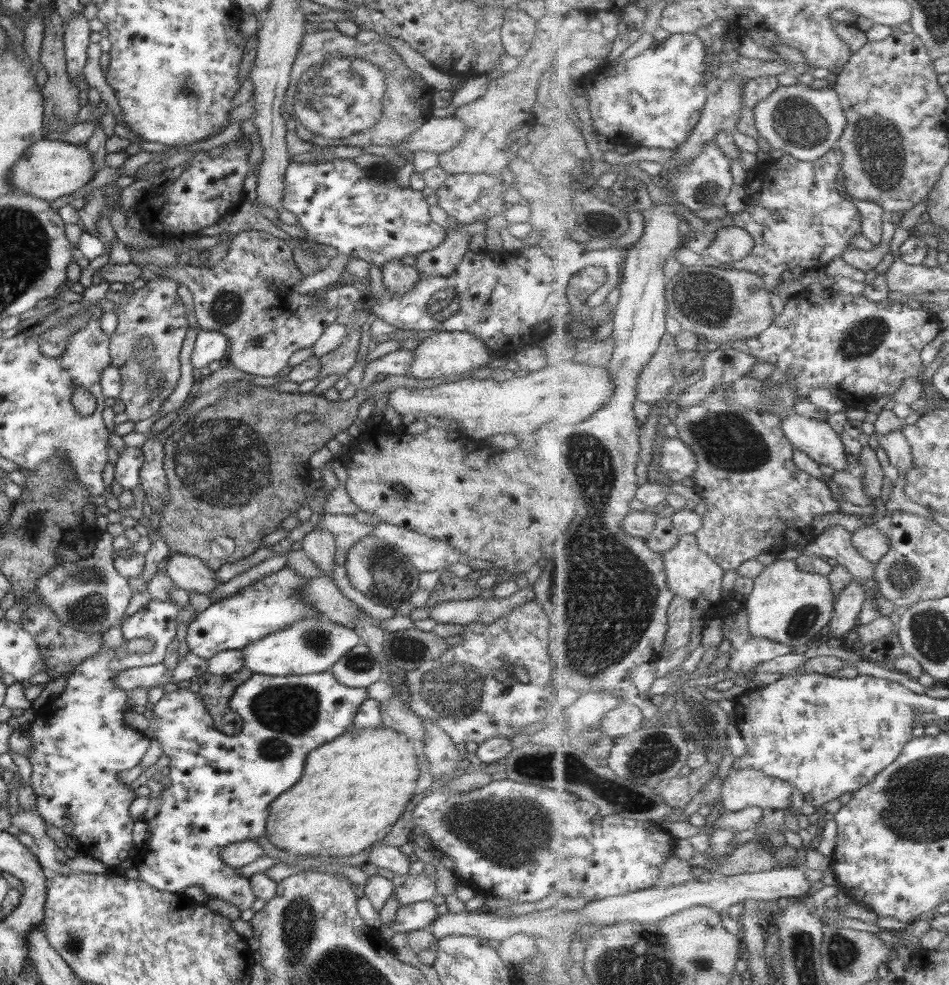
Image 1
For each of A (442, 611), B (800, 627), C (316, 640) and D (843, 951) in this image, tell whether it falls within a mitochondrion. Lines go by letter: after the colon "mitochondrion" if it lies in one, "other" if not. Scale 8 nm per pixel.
A: other
B: mitochondrion
C: mitochondrion
D: mitochondrion

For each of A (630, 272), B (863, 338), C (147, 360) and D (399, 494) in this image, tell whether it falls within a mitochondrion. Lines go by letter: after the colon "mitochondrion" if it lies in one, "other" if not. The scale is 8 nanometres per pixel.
A: other
B: mitochondrion
C: mitochondrion
D: mitochondrion

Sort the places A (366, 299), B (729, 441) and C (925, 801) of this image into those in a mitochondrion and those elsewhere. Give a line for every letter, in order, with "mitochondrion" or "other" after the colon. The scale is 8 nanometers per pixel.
A: other
B: mitochondrion
C: mitochondrion

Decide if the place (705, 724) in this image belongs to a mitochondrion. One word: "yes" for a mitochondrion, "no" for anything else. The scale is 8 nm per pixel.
yes

